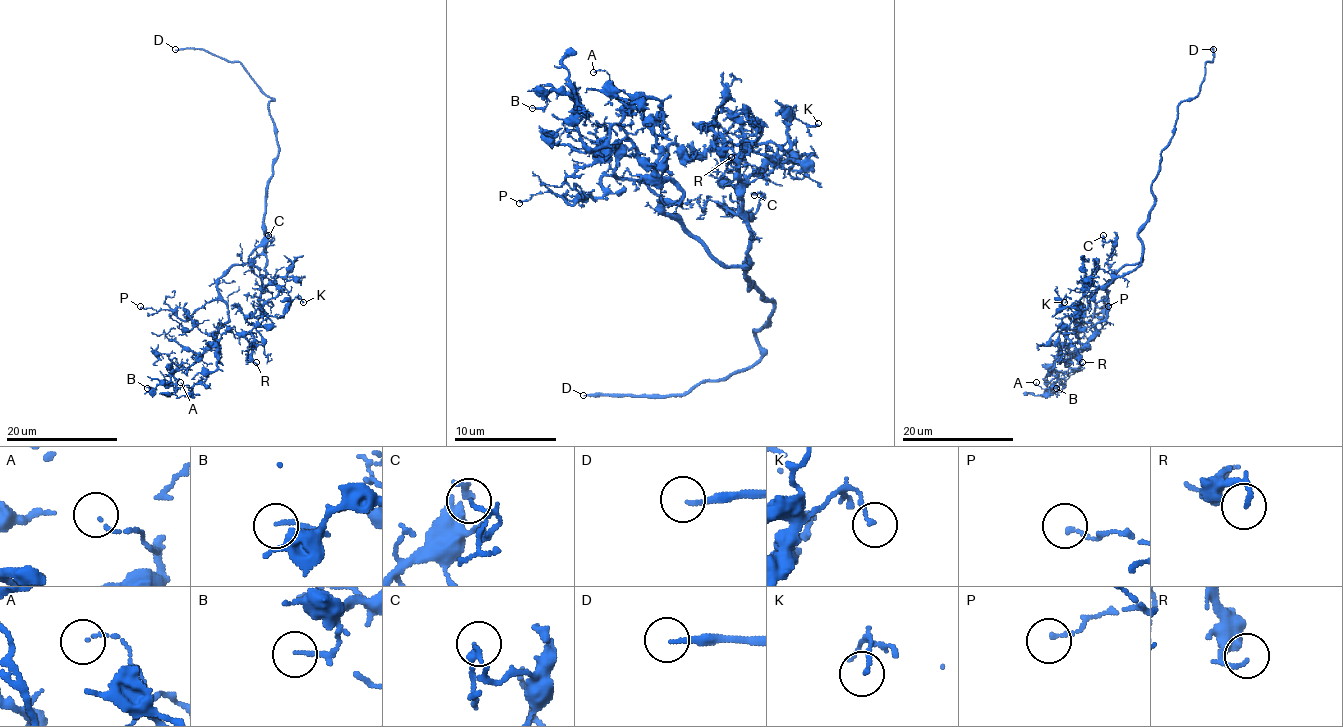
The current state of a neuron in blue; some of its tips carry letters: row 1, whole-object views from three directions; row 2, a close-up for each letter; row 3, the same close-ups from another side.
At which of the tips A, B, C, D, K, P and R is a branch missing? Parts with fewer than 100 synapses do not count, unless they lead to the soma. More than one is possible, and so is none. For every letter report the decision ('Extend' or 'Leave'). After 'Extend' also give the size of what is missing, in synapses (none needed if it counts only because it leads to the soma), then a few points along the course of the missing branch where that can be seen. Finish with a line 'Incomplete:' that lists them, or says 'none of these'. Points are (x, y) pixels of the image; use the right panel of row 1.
A: Leave
B: Leave
C: Leave
D: Extend. Roughly 100 synapses
K: Leave
P: Leave
R: Leave
Incomplete: D

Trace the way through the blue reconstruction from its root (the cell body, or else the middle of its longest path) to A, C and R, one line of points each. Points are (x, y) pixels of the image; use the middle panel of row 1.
A: (747, 262), (726, 267), (665, 210), (683, 192), (657, 175), (660, 103), (629, 108), (593, 72)
C: (747, 262), (749, 264), (749, 228), (739, 215), (718, 203), (731, 213), (754, 213), (759, 192), (754, 195)
R: (747, 262), (749, 264), (749, 228), (739, 172), (741, 126), (724, 111), (716, 116), (713, 128), (731, 157)

